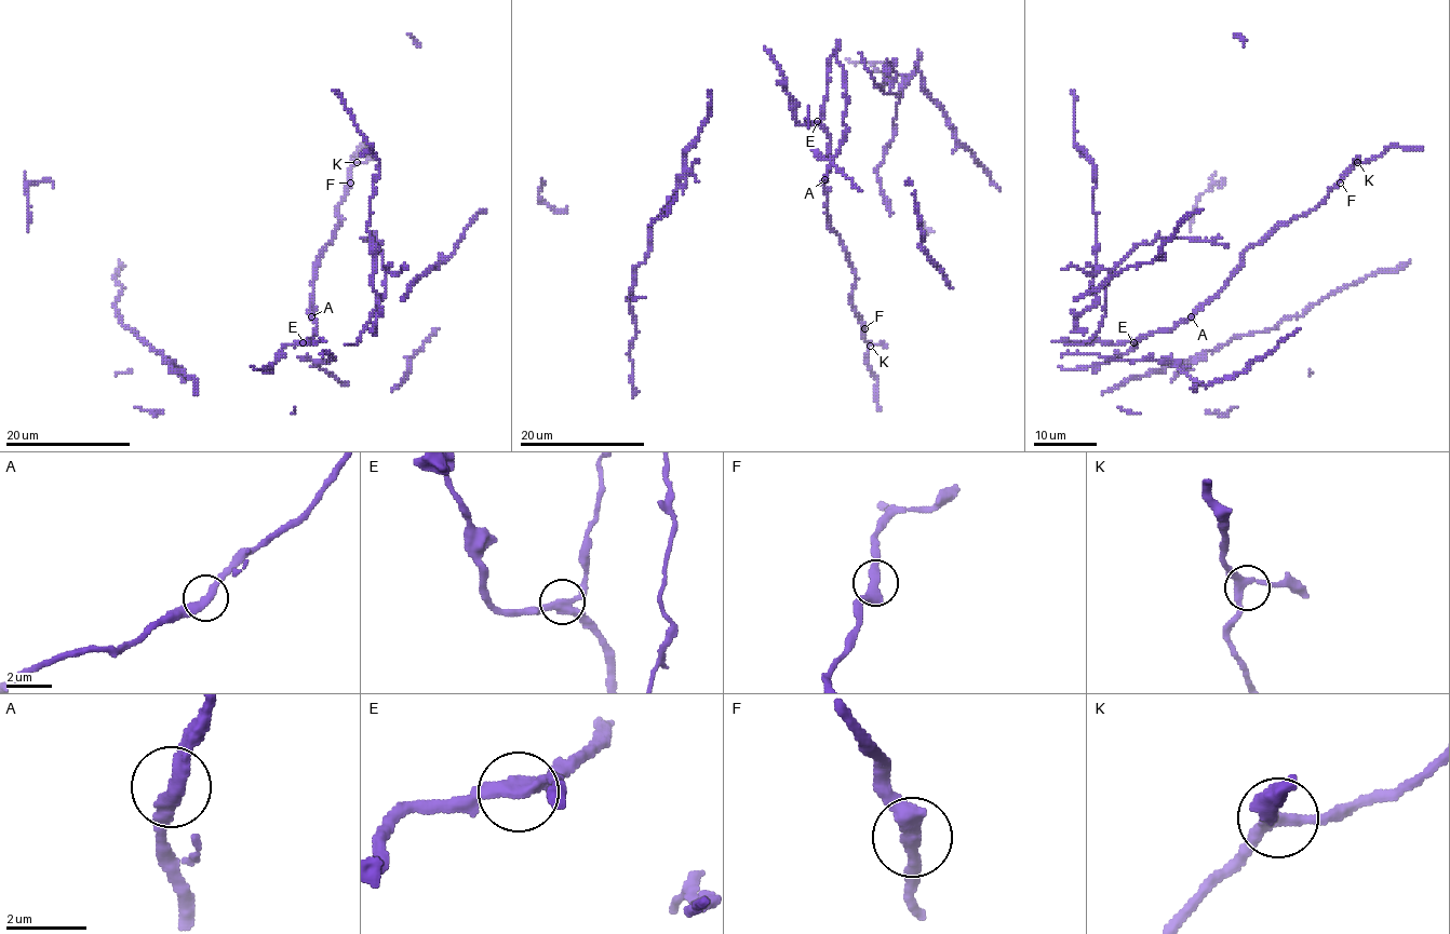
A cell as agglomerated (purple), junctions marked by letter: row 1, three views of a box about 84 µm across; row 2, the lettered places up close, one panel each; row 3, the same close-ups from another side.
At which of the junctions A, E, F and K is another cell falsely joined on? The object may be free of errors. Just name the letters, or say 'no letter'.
E

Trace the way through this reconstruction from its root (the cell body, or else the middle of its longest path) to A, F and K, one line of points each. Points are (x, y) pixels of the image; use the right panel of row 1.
A: (1111, 360), (1130, 351), (1144, 336), (1172, 329), (1191, 316)
F: (1111, 360), (1130, 351), (1148, 334), (1186, 322), (1221, 290), (1249, 248), (1276, 228), (1313, 211), (1340, 183)
K: (1111, 360), (1130, 351), (1148, 334), (1186, 322), (1221, 290), (1249, 248), (1276, 228), (1313, 211), (1357, 162)

